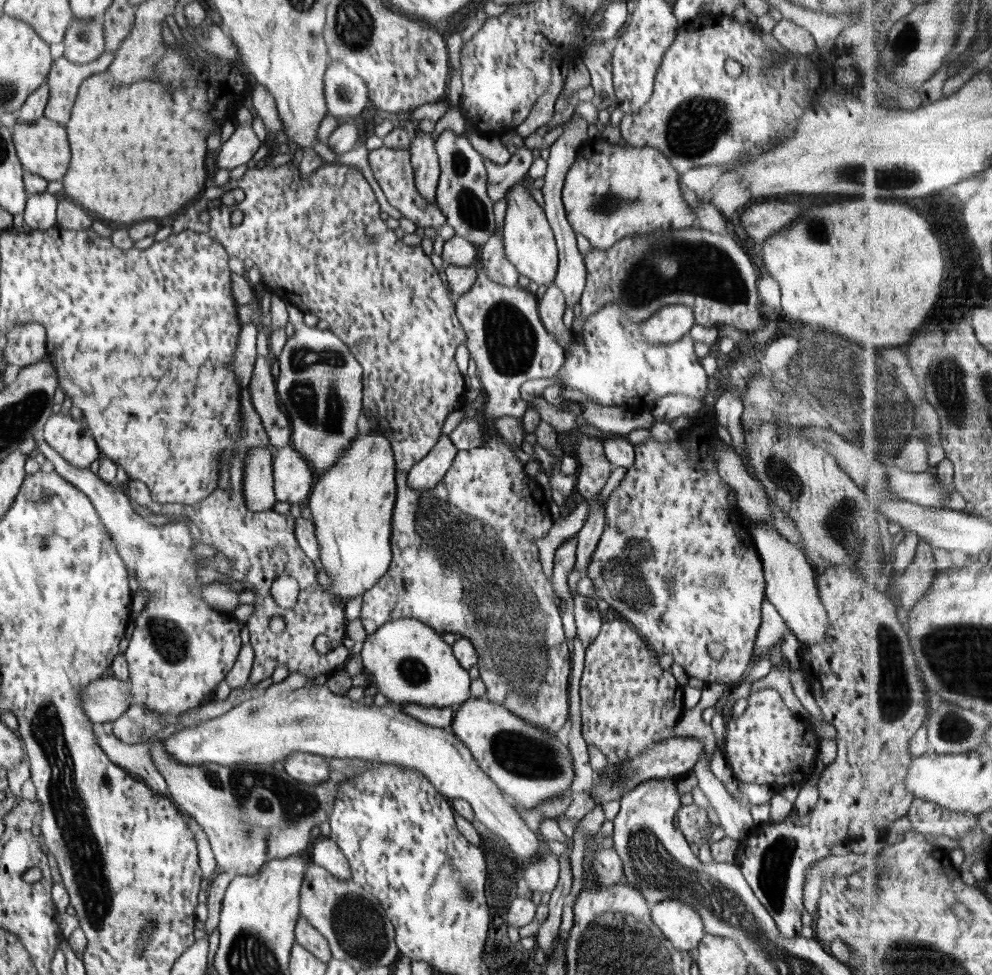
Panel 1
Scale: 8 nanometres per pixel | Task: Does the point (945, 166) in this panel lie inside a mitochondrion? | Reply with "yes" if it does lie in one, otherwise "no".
no

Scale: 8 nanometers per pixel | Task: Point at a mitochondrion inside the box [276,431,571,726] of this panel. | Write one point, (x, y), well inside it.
(520, 641)

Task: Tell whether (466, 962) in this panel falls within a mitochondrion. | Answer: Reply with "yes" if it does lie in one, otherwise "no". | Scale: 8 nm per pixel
no

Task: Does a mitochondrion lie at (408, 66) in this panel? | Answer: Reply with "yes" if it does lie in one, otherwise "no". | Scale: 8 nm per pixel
no

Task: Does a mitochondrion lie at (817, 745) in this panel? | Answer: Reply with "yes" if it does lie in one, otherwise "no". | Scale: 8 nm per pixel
no

